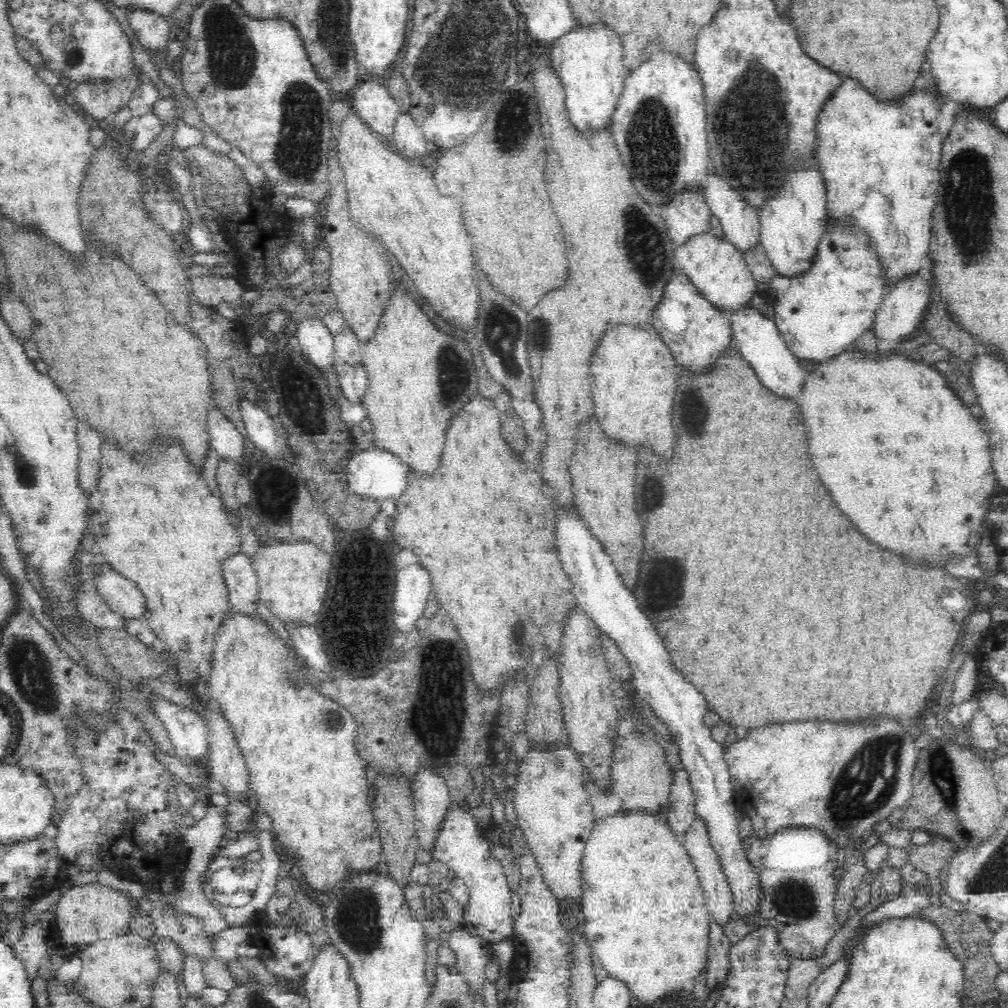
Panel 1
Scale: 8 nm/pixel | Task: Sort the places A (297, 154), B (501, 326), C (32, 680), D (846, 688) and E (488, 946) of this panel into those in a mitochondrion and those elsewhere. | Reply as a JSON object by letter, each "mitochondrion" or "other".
{"A":"mitochondrion","B":"mitochondrion","C":"mitochondrion","D":"other","E":"other"}

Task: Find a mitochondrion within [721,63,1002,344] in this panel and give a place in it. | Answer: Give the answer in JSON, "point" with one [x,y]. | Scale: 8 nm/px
{"point":[969,205]}

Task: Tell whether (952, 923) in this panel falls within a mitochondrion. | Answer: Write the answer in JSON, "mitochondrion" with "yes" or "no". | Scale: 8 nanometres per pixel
{"mitochondrion":"no"}

